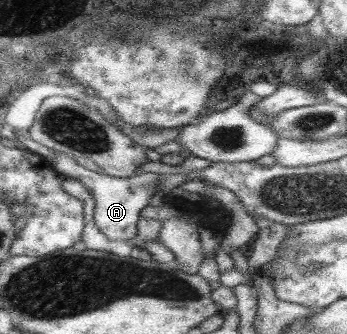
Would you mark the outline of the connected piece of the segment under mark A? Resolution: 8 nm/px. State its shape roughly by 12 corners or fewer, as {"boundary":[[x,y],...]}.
{"boundary":[[52,151],[58,175],[92,195],[92,221],[107,240],[136,237],[140,209],[160,175],[93,173]]}

